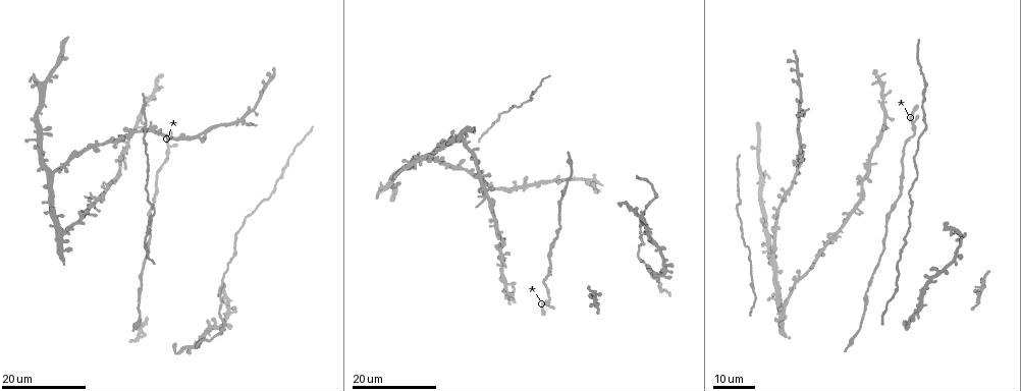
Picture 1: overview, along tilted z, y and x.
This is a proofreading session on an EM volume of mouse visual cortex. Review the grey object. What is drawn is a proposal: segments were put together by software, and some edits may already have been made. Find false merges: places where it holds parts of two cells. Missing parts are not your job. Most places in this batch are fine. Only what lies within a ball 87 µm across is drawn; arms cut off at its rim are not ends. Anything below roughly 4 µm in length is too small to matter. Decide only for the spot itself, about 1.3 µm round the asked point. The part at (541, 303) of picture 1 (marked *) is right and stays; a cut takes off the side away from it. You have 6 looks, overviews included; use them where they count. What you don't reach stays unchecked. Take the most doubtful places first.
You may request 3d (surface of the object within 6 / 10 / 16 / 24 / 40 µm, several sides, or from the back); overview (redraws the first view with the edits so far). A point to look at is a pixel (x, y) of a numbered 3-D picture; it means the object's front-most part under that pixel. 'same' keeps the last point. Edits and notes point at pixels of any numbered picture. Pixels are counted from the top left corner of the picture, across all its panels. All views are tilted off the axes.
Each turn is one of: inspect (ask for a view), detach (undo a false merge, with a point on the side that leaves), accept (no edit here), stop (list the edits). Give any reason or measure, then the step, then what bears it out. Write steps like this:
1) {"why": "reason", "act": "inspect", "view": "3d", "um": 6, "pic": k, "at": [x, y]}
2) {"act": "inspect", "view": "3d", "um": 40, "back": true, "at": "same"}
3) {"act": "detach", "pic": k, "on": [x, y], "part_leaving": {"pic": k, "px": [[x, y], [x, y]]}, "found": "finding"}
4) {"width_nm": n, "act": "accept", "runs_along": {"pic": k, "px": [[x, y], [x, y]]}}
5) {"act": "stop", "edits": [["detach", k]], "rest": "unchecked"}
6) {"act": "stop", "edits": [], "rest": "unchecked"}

{"why": "four-way junction", "act": "inspect", "view": "3d", "um": 24, "pic": 1, "at": [787, 191]}

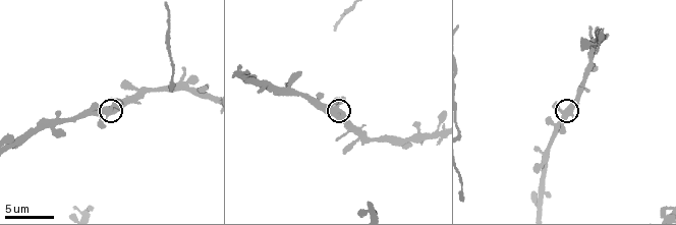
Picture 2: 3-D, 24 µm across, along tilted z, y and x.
{"act": "inspect", "view": "3d", "um": 6, "pic": 2, "at": [339, 110]}

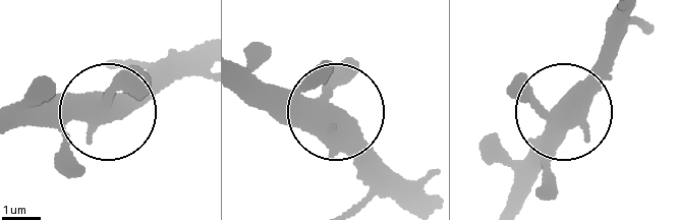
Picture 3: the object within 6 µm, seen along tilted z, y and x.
{"act": "accept", "runs_along": {"pic": 3, "px": [[243, 68], [275, 90], [333, 107], [375, 183]]}, "found": "all the same cell"}

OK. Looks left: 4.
{"why": "branch point", "act": "inspect", "view": "3d", "um": 16, "pic": 1, "at": [586, 178]}

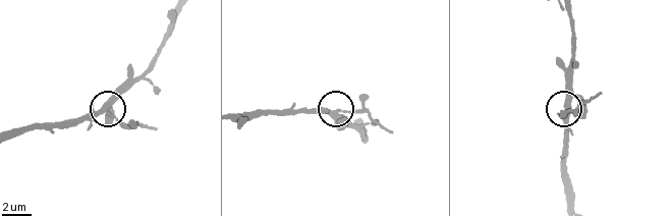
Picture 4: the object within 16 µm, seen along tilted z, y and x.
{"act": "inspect", "view": "3d", "um": 10, "pic": 4, "at": [333, 115]}

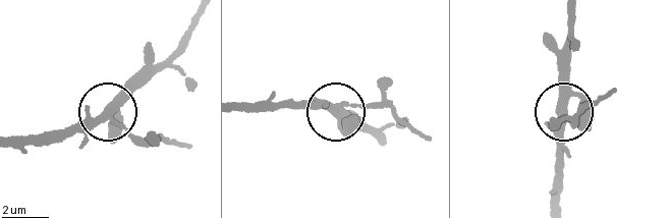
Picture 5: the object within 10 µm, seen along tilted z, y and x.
{"side_arm_um": 5, "act": "accept", "runs_along": {"pic": 5, "px": [[560, 207], [564, 113], [576, 122]]}, "found": "all the same cell"}

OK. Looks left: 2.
{"why": "four-way junction", "act": "inspect", "view": "3d", "um": 24, "pic": 1, "at": [932, 277]}

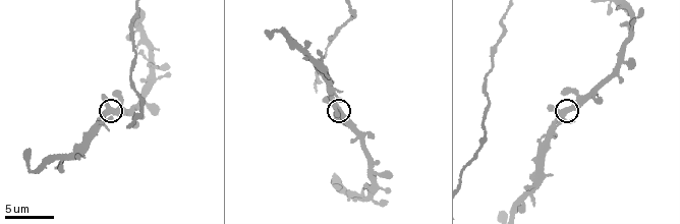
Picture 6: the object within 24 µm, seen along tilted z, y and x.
{"act": "inspect", "view": "3d", "um": 10, "pic": 6, "at": [109, 112]}

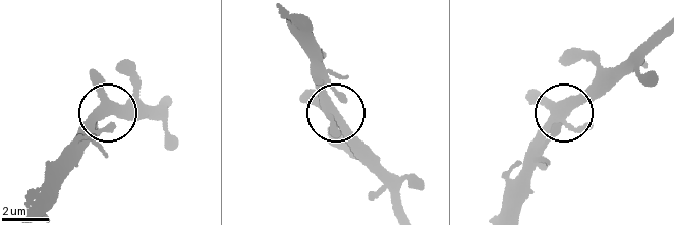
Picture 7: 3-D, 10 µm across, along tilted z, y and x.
{"act": "accept", "found": "all the same cell"}

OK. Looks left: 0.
{"act": "stop", "edits": [], "rest": "unchecked"}

